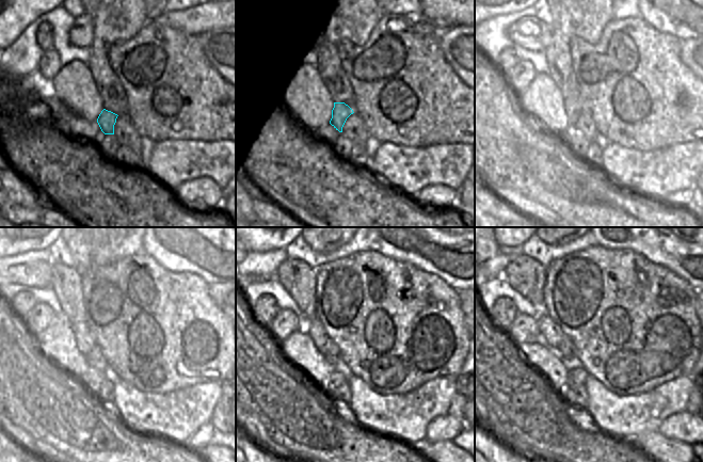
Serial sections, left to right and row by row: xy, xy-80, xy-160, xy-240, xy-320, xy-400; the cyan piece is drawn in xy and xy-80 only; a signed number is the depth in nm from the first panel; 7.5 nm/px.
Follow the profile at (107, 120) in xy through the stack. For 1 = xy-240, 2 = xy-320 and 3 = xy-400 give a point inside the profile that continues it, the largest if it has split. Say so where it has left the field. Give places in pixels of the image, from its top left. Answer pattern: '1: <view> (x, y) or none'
1: xy-240 (84, 341)
2: xy-320 (313, 327)
3: xy-400 (555, 338)

